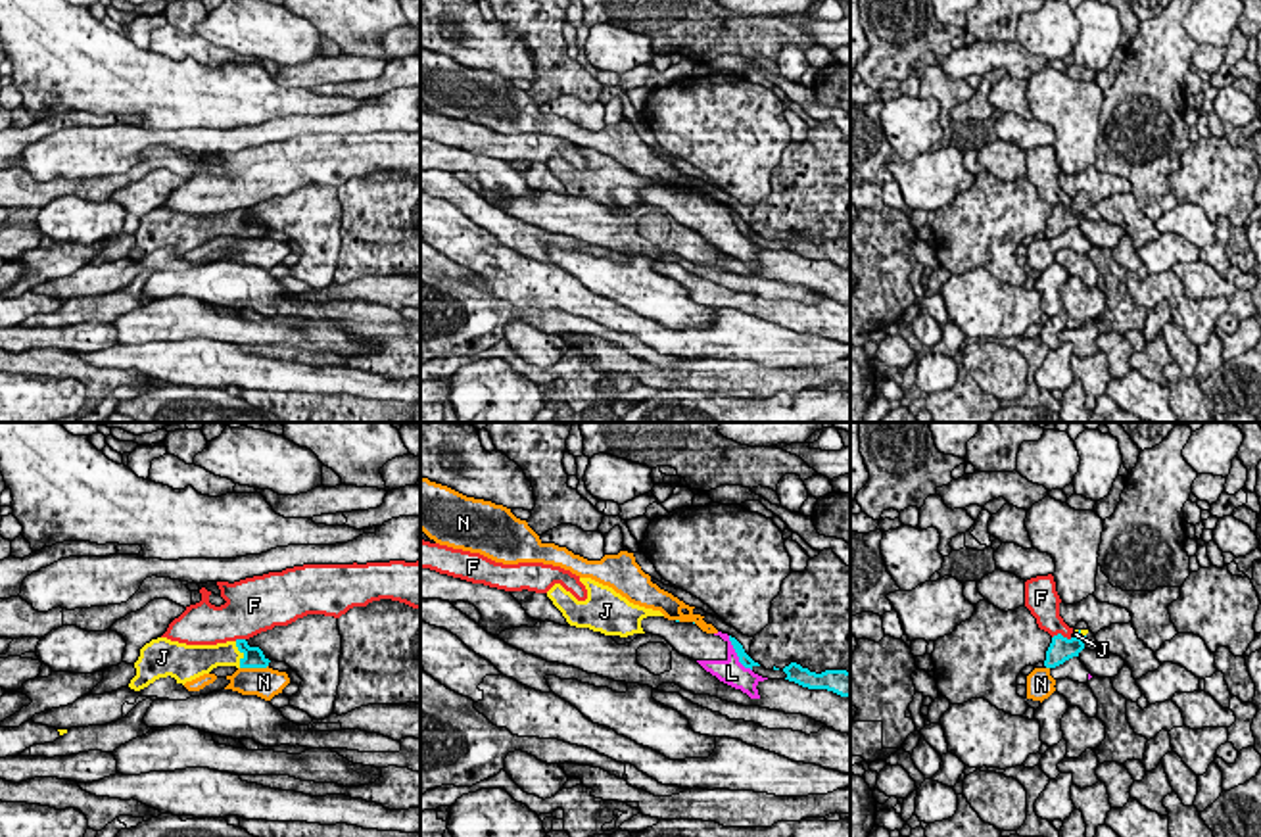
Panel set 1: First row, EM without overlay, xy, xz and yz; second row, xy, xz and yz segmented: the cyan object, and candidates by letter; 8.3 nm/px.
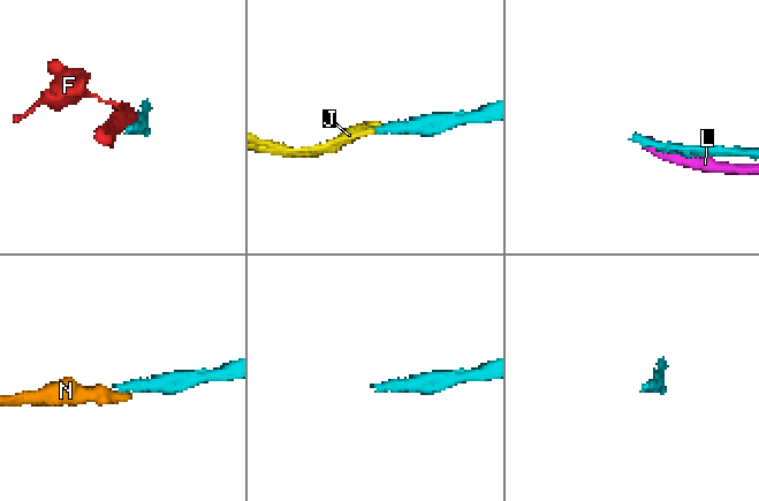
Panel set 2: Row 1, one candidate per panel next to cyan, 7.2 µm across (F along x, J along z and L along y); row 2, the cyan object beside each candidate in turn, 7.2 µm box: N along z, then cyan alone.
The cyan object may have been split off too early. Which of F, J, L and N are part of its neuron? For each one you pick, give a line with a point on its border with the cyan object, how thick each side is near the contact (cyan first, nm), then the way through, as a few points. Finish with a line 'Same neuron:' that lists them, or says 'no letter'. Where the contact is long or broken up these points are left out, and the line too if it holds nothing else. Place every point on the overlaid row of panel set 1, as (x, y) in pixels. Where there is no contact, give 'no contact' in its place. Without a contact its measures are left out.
J: contact xy (244, 655); calibres 170 and 190 nm
Same neuron: J

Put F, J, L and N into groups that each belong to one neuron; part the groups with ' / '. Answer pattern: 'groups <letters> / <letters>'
groups F / J / L N

